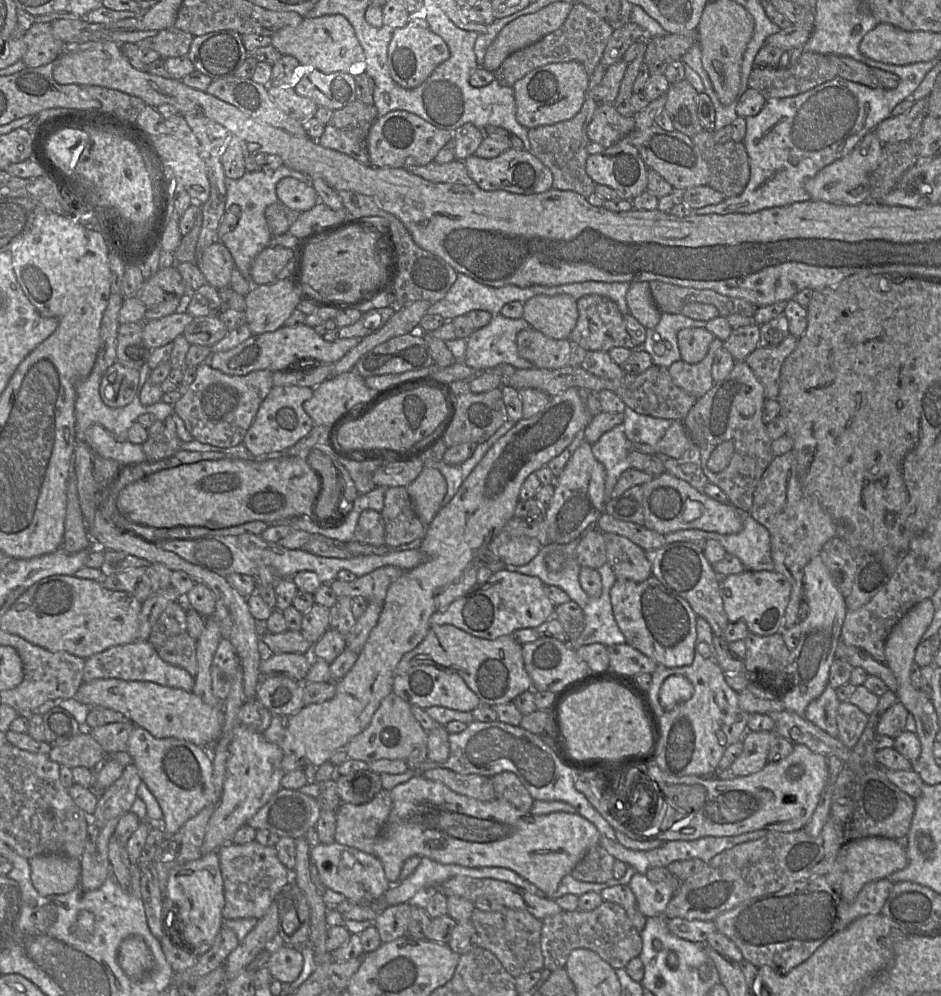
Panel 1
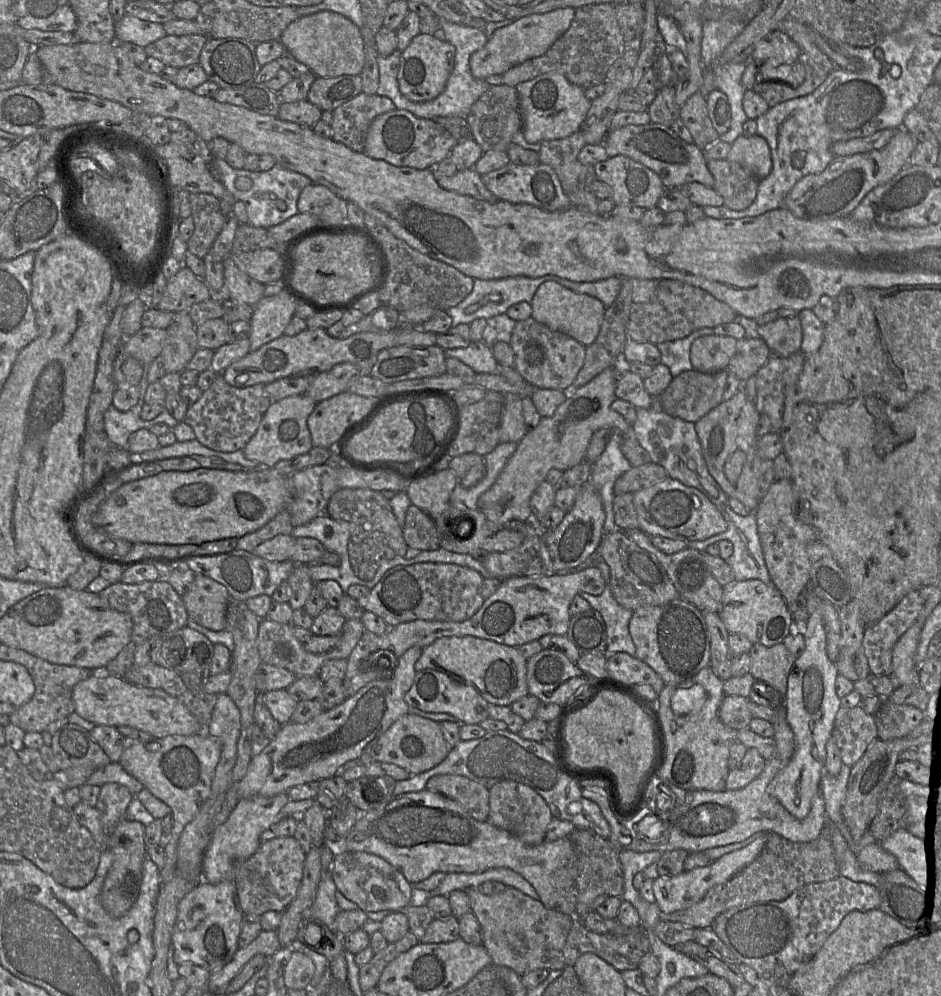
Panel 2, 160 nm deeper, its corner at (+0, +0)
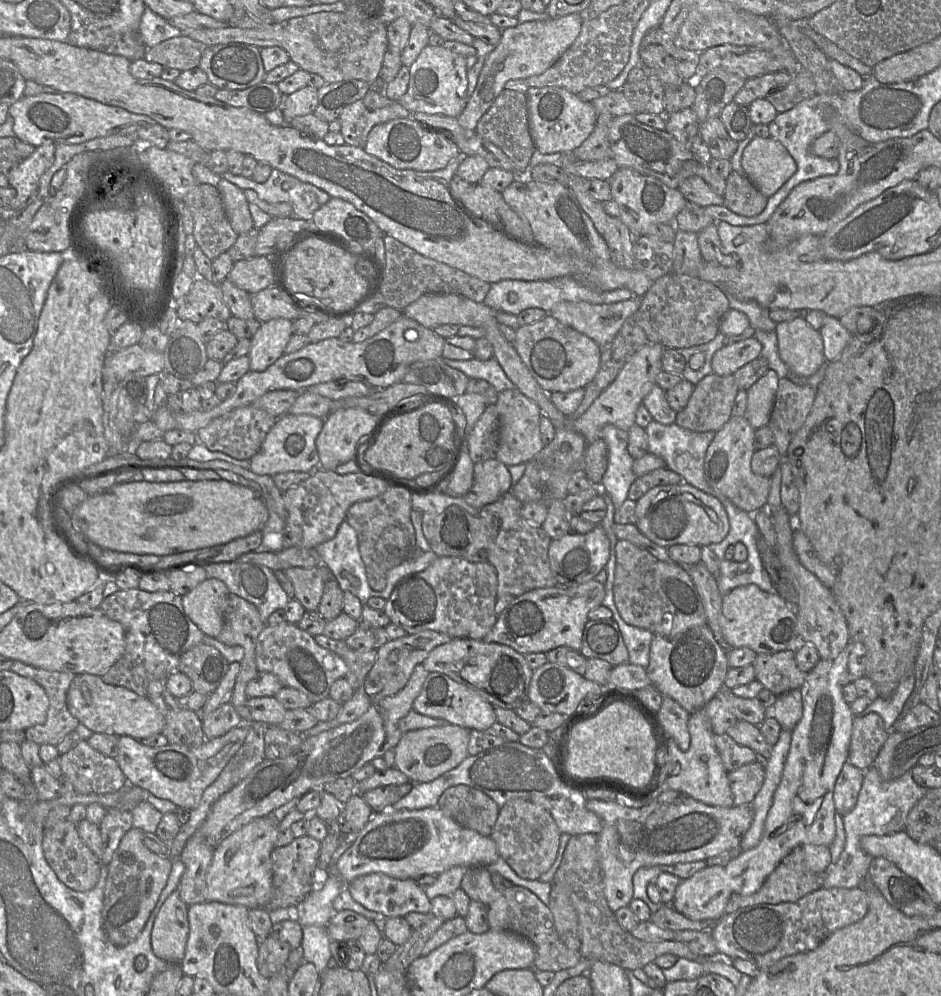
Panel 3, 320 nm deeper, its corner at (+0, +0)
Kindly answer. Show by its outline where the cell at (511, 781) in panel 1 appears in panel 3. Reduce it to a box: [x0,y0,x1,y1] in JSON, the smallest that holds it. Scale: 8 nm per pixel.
[490,799,560,880]

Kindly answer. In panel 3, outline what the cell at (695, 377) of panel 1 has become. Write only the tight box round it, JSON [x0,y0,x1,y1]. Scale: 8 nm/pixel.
[675,373,738,432]

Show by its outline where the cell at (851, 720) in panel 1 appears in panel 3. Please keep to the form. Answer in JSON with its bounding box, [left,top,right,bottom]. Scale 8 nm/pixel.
[848,713,888,771]

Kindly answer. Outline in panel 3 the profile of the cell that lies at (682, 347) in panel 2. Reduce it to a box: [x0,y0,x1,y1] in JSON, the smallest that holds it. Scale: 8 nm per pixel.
[677,332,725,385]

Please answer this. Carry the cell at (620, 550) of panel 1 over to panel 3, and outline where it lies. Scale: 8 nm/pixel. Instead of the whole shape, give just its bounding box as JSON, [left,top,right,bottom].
[613,540,707,638]

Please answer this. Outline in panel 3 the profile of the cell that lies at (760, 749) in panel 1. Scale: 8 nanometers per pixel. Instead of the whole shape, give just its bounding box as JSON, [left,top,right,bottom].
[728,761,765,806]

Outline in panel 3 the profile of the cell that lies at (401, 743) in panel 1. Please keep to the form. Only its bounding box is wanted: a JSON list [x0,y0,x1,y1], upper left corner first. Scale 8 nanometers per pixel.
[394,724,469,783]

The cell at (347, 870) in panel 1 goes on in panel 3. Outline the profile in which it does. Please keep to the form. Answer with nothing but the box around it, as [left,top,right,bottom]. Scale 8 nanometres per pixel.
[345,873,431,918]

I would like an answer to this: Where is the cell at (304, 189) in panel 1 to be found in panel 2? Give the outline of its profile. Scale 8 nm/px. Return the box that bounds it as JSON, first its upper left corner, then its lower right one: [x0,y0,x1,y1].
[297,183,355,228]

